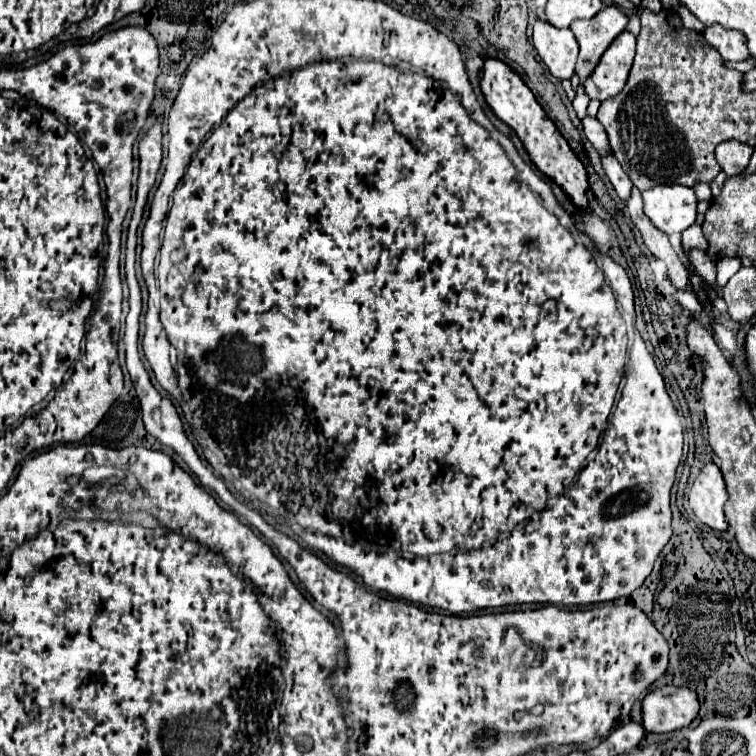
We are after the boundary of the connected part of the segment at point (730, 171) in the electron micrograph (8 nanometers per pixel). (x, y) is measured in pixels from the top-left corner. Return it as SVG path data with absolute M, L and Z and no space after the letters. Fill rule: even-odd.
M734 139L724 141L716 147L716 159L728 177L742 173L748 167L750 157L752 157L752 147Z

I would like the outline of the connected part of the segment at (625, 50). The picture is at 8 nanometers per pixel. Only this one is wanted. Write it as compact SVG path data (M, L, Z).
M624 31L606 49L594 73L584 81L584 93L590 99L606 101L608 97L618 95L622 91L634 61L634 47L636 47L636 37Z

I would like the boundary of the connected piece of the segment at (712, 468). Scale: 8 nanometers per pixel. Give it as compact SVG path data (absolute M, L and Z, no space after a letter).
M706 463L690 487L688 493L690 509L704 525L716 531L726 531L728 529L728 521L724 515L726 499L728 493L718 465Z

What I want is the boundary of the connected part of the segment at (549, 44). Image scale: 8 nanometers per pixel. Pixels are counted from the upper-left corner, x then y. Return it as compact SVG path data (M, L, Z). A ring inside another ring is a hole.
M548 21L534 23L534 47L548 71L558 79L570 79L578 57L578 43L570 29L558 29Z

